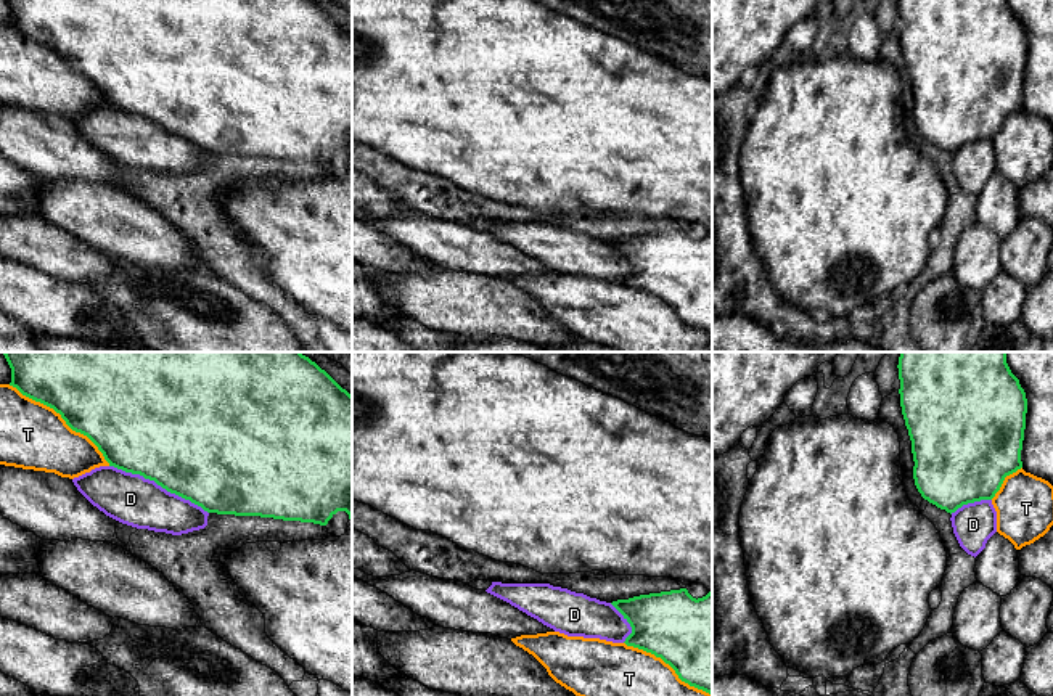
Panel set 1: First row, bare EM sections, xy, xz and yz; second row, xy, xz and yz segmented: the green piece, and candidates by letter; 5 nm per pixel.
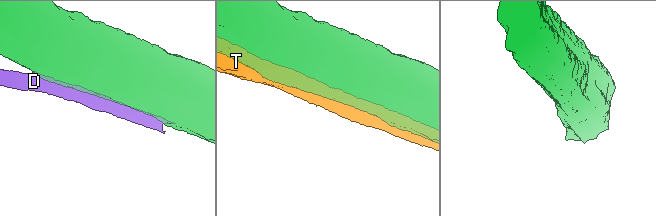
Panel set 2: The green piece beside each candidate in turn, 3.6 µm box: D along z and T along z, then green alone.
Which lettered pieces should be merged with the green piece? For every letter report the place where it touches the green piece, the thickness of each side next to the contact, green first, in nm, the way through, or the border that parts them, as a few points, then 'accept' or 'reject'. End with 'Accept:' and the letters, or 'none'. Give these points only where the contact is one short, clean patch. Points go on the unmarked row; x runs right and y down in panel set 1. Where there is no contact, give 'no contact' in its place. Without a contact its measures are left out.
D: contact xy (159, 124); calibres 500 and 260 nm; reject
T: contact xy (61, 57); calibres 420 and 340 nm; reject
Accept: none

